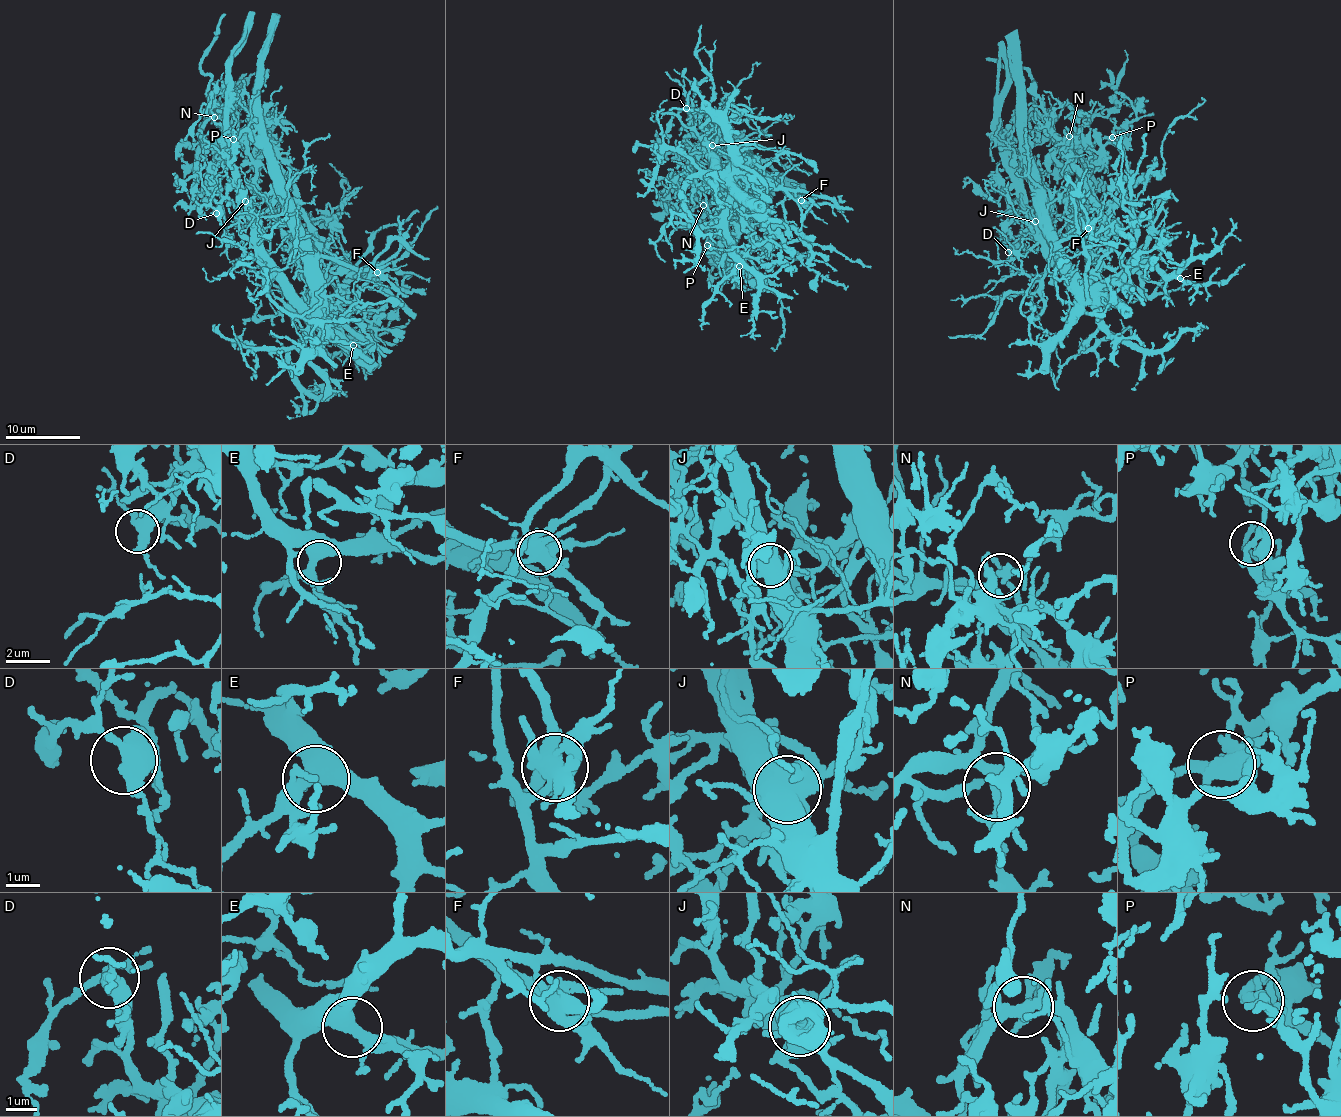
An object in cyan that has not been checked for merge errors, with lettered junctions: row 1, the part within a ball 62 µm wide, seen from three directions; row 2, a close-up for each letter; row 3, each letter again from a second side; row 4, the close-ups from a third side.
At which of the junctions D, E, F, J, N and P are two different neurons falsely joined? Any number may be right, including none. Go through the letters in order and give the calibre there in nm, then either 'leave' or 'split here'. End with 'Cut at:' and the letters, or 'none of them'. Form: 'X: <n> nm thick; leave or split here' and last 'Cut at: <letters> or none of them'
D: 400 nm thick; leave
E: 480 nm thick; leave
F: 550 nm thick; split here
J: 600 nm thick; split here
N: 280 nm thick; leave
P: 240 nm thick; split here
Cut at: F, J, P

